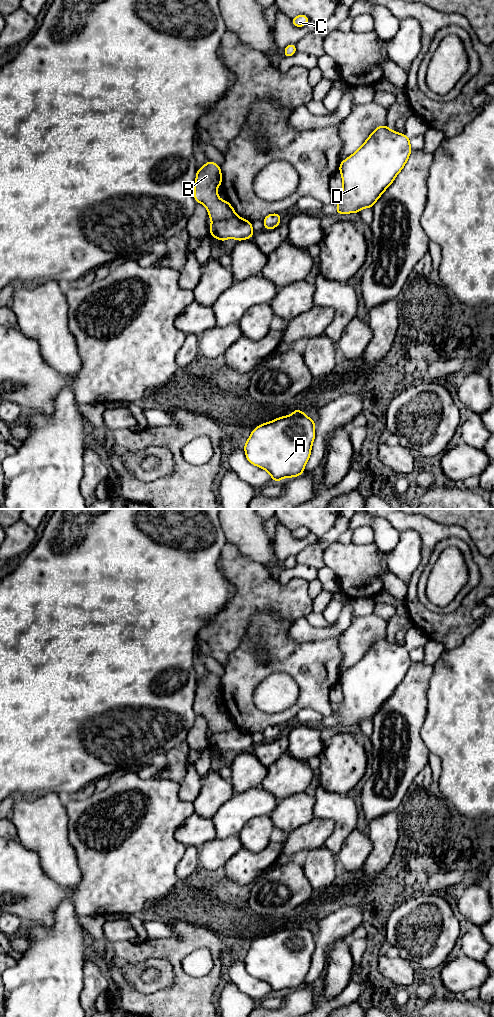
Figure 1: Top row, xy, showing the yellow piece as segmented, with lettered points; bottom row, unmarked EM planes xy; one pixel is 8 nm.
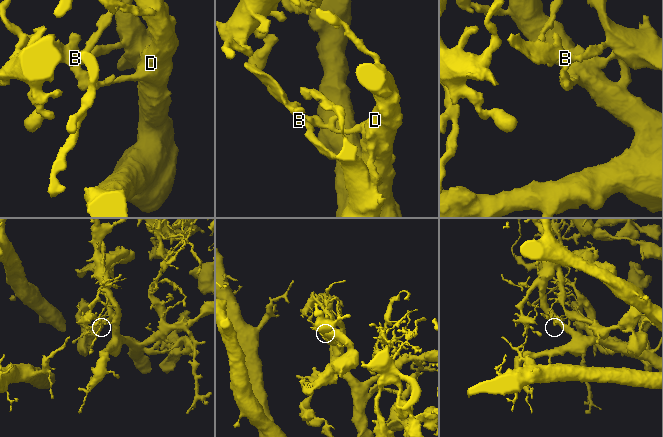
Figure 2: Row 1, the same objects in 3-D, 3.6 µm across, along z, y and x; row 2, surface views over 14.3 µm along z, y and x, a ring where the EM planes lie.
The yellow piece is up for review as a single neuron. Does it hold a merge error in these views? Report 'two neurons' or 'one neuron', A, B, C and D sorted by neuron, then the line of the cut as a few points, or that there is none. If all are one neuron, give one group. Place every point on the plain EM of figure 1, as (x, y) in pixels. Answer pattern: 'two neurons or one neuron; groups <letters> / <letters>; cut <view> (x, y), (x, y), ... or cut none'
two neurons; groups A D / B C; cut xy (235, 726), (227, 731), (218, 731), (212, 734)

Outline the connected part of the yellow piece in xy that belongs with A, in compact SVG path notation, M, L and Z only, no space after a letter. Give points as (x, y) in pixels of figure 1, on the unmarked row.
M295 921L289 928L274 931L257 938L244 957L247 972L266 982L274 994L286 989L297 989L304 985L315 951L315 933L307 929L303 923Z

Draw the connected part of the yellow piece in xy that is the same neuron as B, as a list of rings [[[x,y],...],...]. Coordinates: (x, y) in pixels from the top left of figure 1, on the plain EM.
[[[210,672],[196,685],[194,710],[206,718],[212,734],[228,732],[236,727],[230,715],[221,712],[217,706],[217,699],[222,697],[221,687],[221,679]]]

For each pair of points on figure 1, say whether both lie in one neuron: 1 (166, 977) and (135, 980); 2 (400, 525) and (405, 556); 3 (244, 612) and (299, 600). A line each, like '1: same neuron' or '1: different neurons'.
1: same neuron
2: different neurons
3: same neuron

